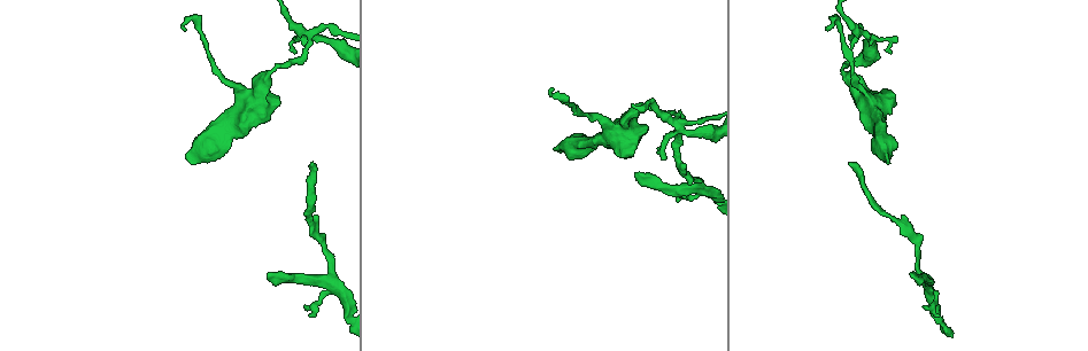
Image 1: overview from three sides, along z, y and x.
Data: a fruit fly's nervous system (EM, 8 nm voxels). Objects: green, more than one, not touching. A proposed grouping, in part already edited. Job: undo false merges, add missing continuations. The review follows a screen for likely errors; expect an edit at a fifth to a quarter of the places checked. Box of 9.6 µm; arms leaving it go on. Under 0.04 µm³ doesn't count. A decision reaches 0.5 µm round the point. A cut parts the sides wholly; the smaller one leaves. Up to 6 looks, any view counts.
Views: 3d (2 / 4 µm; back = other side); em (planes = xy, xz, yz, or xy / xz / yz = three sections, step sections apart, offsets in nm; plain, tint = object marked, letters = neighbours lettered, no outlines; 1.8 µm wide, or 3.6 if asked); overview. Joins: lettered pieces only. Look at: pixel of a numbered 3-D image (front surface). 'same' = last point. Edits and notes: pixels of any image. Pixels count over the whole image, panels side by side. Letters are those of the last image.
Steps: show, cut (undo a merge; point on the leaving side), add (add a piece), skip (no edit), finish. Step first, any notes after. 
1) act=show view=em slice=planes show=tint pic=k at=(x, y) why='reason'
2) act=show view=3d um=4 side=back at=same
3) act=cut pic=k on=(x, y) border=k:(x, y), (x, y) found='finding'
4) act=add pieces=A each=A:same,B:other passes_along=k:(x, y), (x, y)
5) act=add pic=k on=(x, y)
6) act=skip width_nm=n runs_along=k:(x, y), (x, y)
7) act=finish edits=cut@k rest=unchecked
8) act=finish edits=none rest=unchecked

act=show view=3d um=4 pic=1 at=(857, 37)

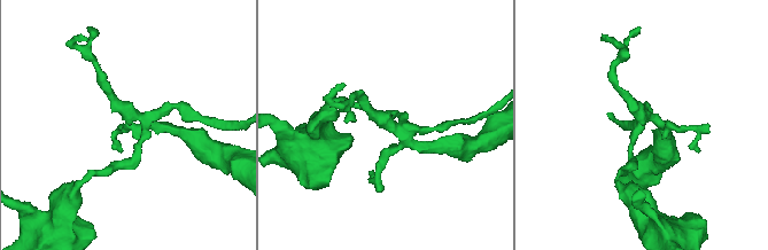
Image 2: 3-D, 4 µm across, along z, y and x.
act=show view=em slice=xz step=8 show=tint pic=2 at=(148, 120) why='now the EM'

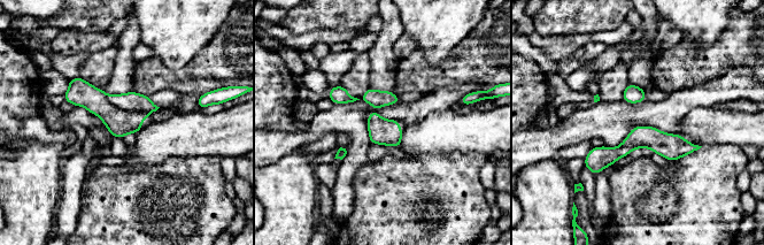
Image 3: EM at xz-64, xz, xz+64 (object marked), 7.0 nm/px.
act=show view=em slice=planes show=letters at=same

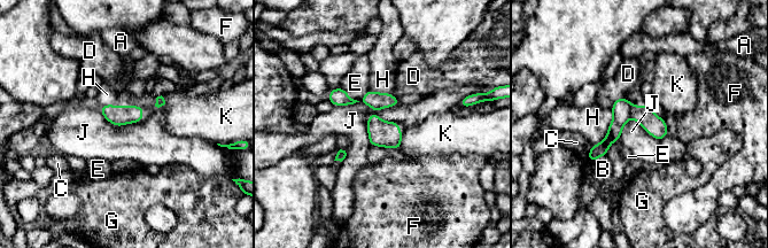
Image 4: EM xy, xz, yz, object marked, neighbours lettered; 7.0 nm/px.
act=cut pic=4 on=(654, 125) width_nm=140 each=A:other,B:other,C:other,D:other,E:other,F:other,G:other,H:other,J:other,K:other border=4:(631, 105), (629, 116) found='two neurons meet here'

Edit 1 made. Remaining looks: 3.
act=show view=overview why='redraw'

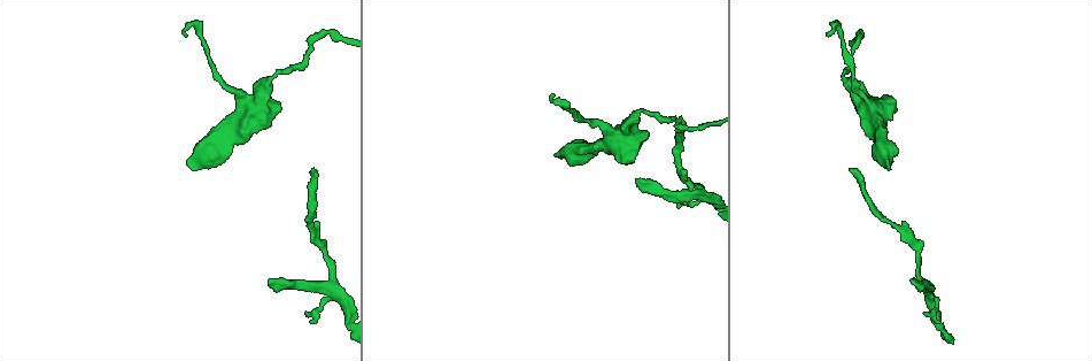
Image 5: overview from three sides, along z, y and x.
act=show view=em slice=xz step=8 show=letters pic=5 at=(316, 172) why='an open end'

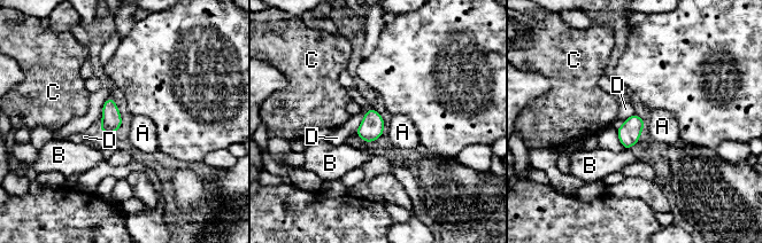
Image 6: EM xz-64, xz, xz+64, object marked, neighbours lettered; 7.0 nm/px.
act=show view=em slice=planes show=letters at=same

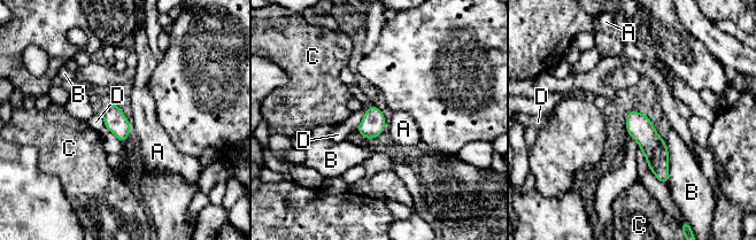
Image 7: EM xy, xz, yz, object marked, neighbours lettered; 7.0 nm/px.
act=skip each=A:other,B:other,C:other,D:other found='no lettered piece goes on from it'

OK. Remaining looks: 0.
act=finish edits=cut@4 rest=unchecked

